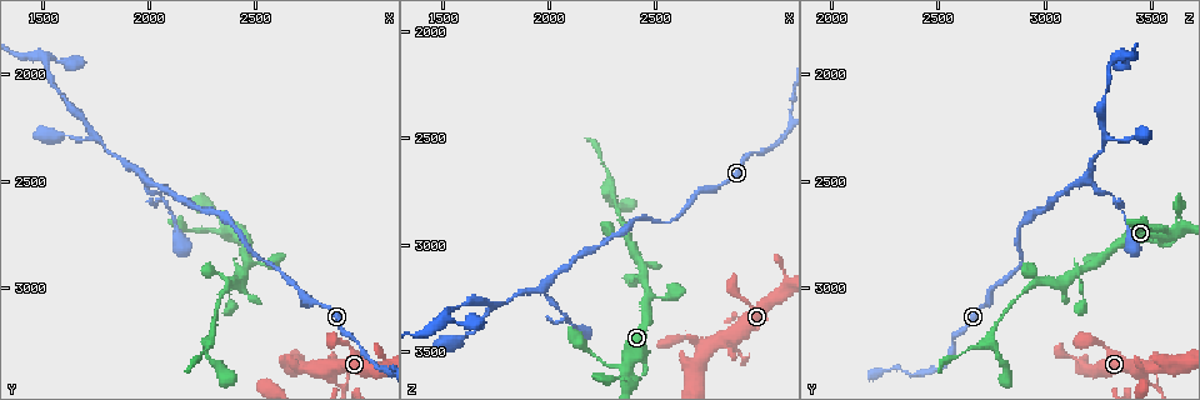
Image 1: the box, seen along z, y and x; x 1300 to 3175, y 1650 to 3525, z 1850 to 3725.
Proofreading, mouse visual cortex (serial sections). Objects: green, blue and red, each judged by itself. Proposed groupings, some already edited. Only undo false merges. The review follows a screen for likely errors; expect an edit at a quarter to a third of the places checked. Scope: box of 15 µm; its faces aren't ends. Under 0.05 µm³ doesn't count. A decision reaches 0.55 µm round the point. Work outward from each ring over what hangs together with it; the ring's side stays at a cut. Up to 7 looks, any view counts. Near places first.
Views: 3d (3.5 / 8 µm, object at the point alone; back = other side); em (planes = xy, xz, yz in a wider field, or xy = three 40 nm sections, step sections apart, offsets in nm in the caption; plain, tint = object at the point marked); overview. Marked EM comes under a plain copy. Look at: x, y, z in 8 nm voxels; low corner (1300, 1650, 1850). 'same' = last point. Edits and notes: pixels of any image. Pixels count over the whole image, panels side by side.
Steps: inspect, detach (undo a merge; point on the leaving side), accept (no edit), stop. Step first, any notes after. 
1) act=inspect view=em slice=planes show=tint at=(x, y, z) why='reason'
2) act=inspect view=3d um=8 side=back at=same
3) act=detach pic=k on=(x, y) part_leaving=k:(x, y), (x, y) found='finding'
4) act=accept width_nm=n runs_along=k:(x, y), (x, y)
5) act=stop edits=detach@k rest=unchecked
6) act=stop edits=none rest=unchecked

act=inspect view=3d um=3.5 at=(1970, 2480, 3180) why='two arms in line, one across'

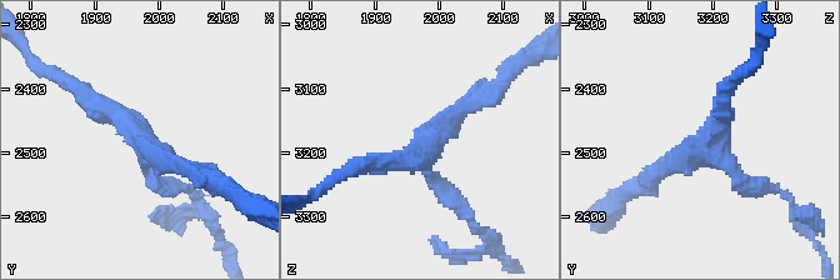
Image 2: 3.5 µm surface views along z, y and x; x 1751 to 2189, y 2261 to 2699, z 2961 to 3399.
act=inspect view=em slice=xy step=1 show=tint at=(1985, 2490, 3185) arms=3 arm_widths_nm=200,200,250 why='need the tissue'

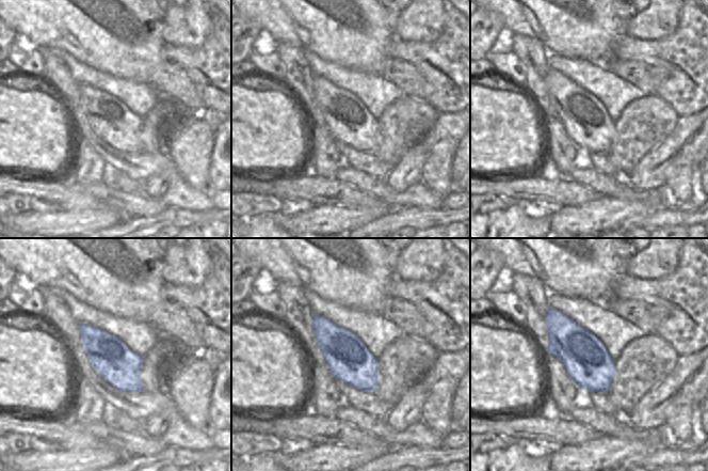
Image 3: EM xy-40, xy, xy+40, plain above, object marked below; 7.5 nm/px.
act=accept runs_along=2:(204, 175), (165, 163), (81, 94) found='one cell here'

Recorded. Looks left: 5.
act=inspect view=3d um=3.5 at=(1760, 2290, 3290) why='two arms in line, one across'

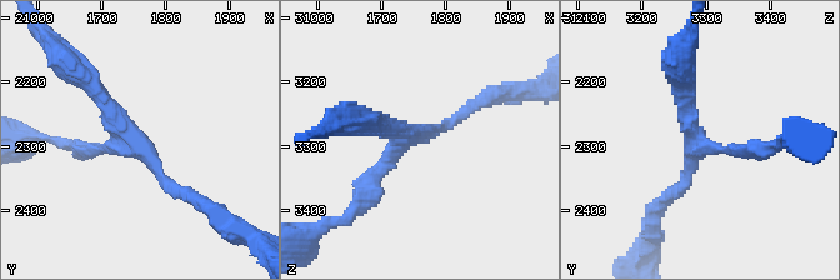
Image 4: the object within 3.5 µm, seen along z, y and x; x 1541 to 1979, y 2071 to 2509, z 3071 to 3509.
act=inspect view=em slice=xy step=1 show=tint at=(1755, 2295, 3275) why='need the tissue'

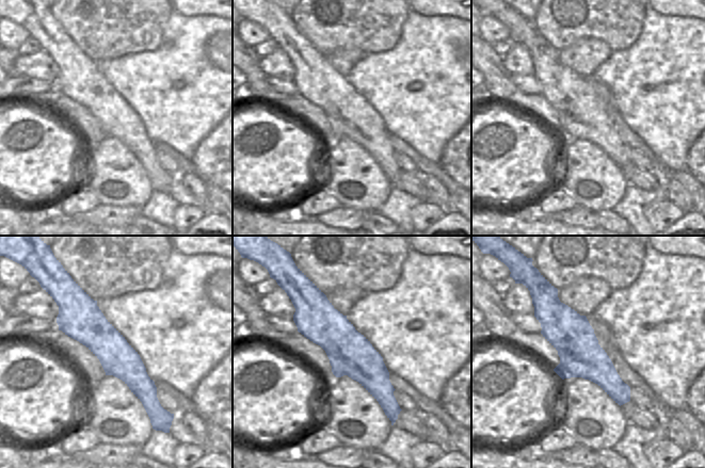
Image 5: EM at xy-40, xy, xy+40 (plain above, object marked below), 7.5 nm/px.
act=accept arm_widths_nm=150,150,250 runs_along=4:(193, 196), (165, 181), (81, 78) found='continuous, no second cell'

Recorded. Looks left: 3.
act=inspect view=3d um=3.5 at=(2880, 3460, 3490) why='calibre changes'

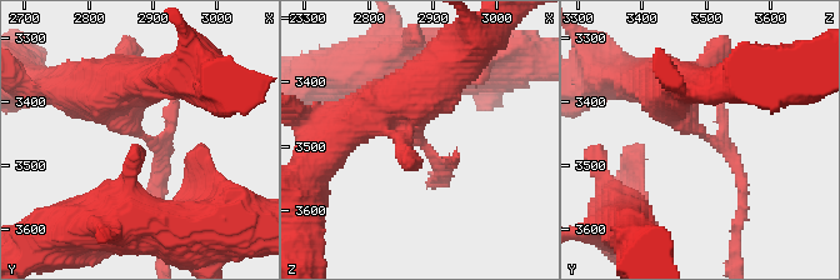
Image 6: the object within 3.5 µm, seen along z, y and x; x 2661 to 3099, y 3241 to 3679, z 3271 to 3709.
act=inspect view=em slice=xy step=5 show=tint at=(2880, 3445, 3490)

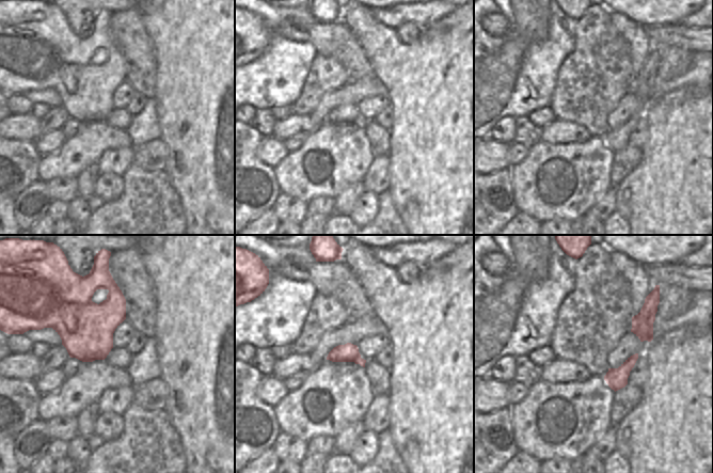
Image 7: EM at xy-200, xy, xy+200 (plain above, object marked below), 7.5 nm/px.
act=detach pic=6 on=(733, 161) part_leaving=6:(704, 135), (724, 146), (746, 178) found='a second cell is stuck on'

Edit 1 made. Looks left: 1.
act=stop edits=detach@6 rest=unchecked

